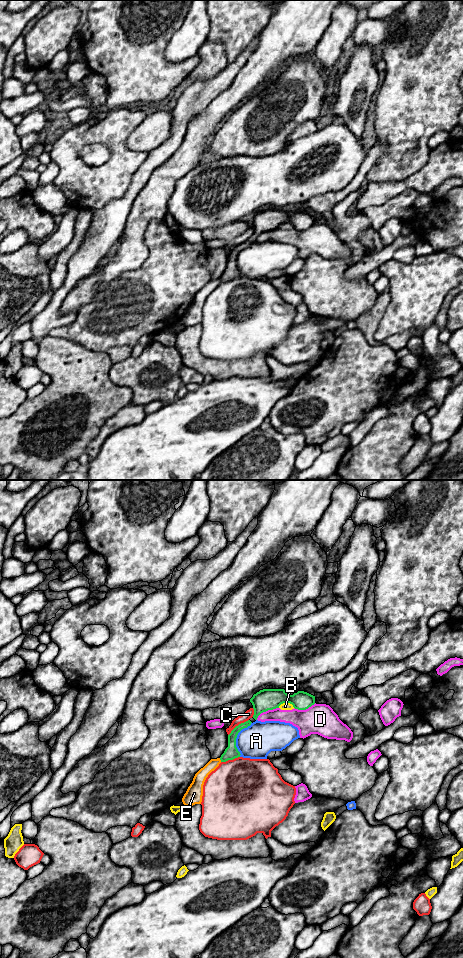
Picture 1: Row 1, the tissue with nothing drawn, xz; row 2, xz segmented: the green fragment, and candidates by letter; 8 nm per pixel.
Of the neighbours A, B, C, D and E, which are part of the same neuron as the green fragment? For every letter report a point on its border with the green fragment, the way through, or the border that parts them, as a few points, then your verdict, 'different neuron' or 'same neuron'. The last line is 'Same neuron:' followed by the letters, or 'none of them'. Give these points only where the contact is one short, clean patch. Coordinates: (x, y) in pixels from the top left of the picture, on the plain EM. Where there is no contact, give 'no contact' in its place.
A: meets green in xz at (236, 257); different neuron
B: meets green in xz at (286, 222); different neuron
C: meets green in xz at (238, 245); different neuron
D: meets green in xz at (266, 230); different neuron
E: meets green in xz at (220, 279); border along xz (219, 278), (221, 281); different neuron
Same neuron: none of them

